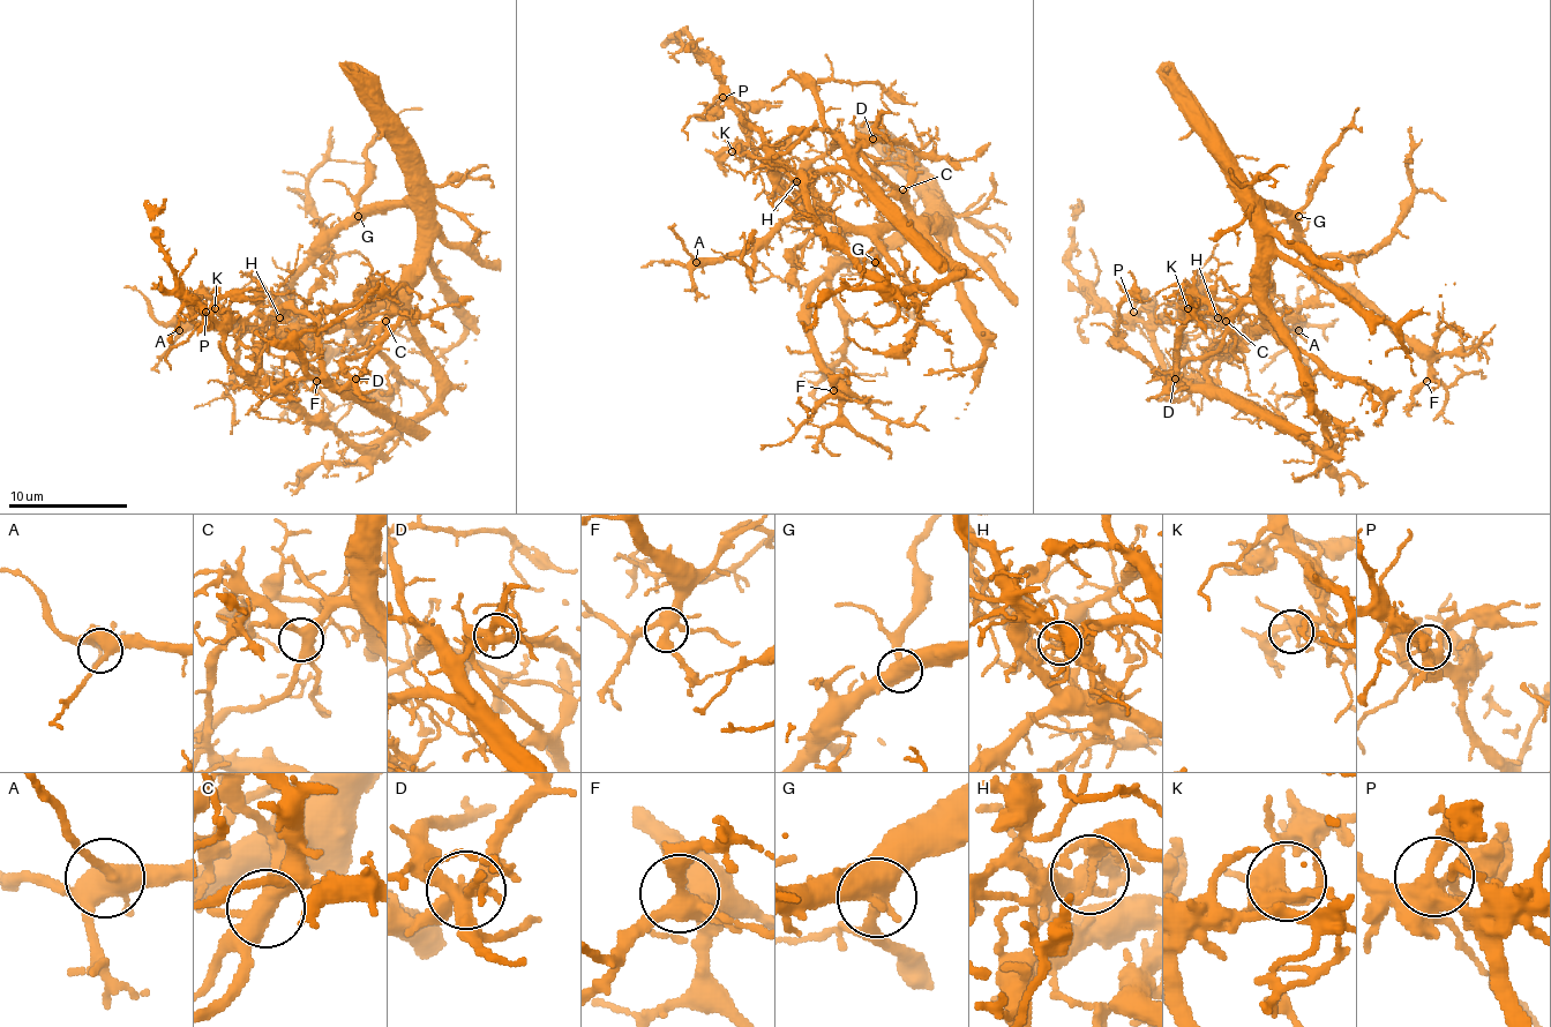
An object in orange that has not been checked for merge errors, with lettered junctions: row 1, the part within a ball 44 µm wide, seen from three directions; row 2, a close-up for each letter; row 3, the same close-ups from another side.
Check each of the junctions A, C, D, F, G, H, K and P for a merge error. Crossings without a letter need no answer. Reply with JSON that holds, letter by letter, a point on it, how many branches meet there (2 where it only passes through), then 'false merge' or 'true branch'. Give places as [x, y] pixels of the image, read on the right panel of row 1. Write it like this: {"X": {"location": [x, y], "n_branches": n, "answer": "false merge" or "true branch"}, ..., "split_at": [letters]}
{"A": {"location": [1298, 330], "n_branches": 6, "answer": "true branch"}, "C": {"location": [1226, 321], "n_branches": 4, "answer": "true branch"}, "D": {"location": [1175, 379], "n_branches": 6, "answer": "false merge"}, "F": {"location": [1426, 381], "n_branches": 5, "answer": "true branch"}, "G": {"location": [1298, 216], "n_branches": 3, "answer": "true branch"}, "H": {"location": [1218, 317], "n_branches": 4, "answer": "false merge"}, "K": {"location": [1188, 308], "n_branches": 4, "answer": "true branch"}, "P": {"location": [1133, 312], "n_branches": 5, "answer": "true branch"}, "split_at": ["D", "H"]}

